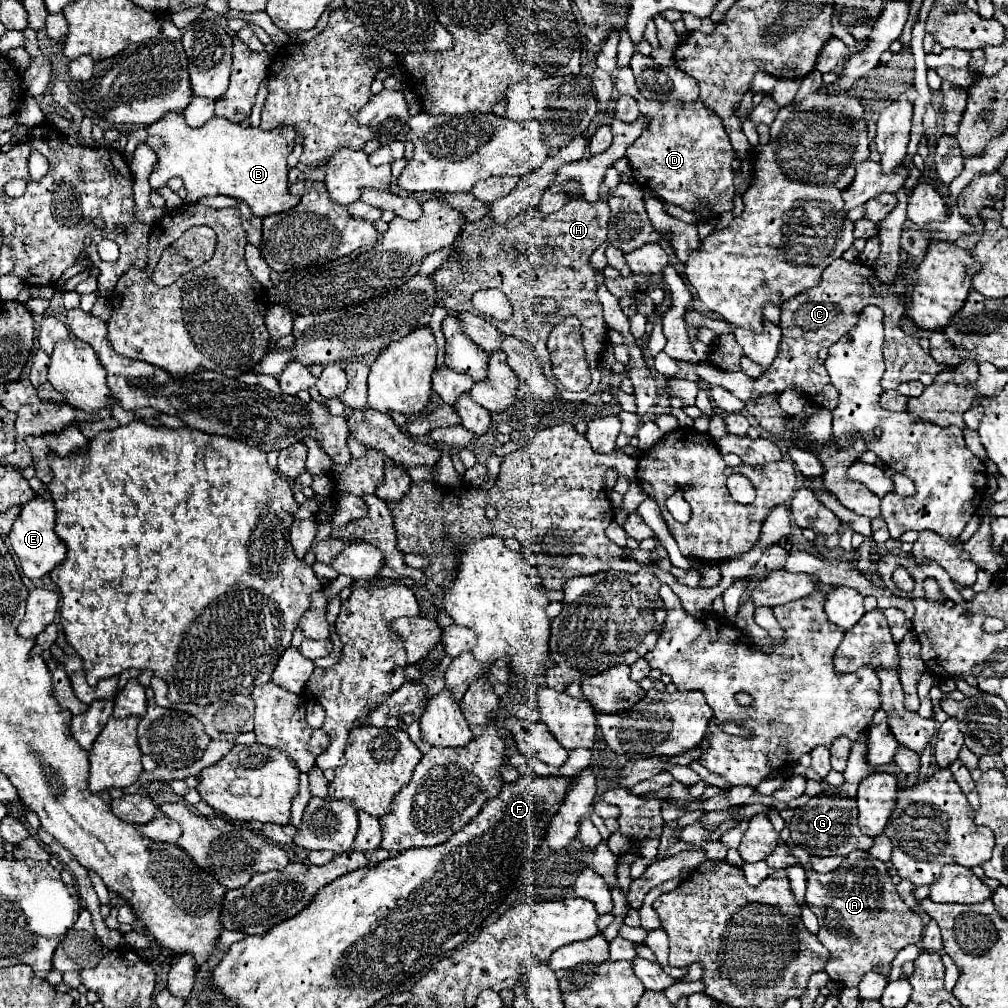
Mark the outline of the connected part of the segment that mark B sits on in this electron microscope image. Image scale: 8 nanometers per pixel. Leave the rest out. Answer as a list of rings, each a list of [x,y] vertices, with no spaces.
[[[167,112],[161,120],[153,122],[147,130],[147,144],[151,150],[157,154],[157,164],[149,176],[151,188],[161,188],[167,184],[169,178],[179,176],[185,184],[187,191],[186,203],[197,203],[203,196],[215,196],[215,194],[225,194],[237,200],[243,200],[249,204],[251,212],[255,216],[271,216],[285,212],[297,204],[293,196],[287,192],[287,156],[295,146],[295,130],[291,126],[285,128],[273,128],[273,130],[261,130],[247,126],[243,128],[241,124],[233,124],[225,118],[213,118],[201,128],[191,128],[185,124],[185,118],[181,112]]]

